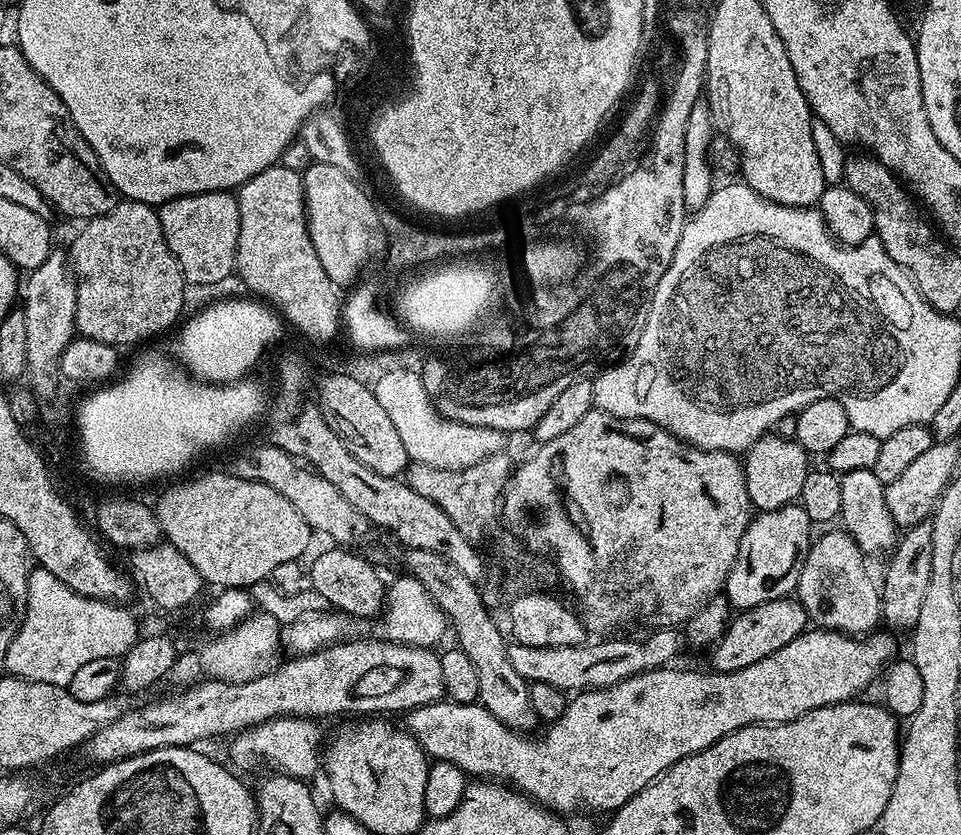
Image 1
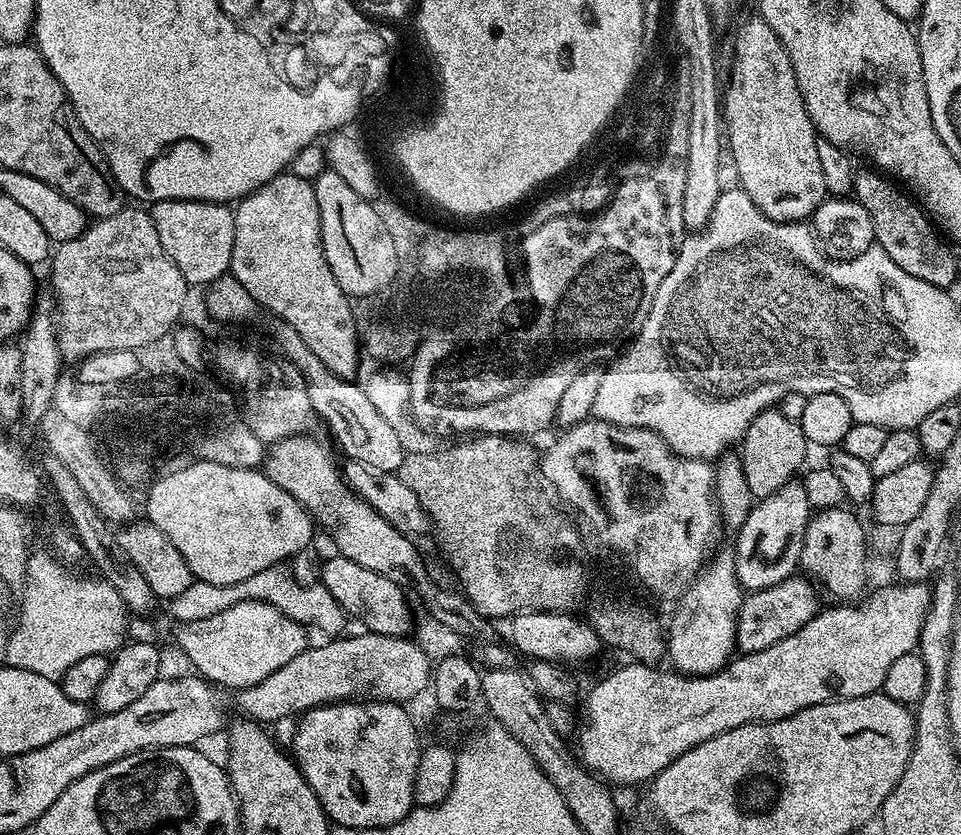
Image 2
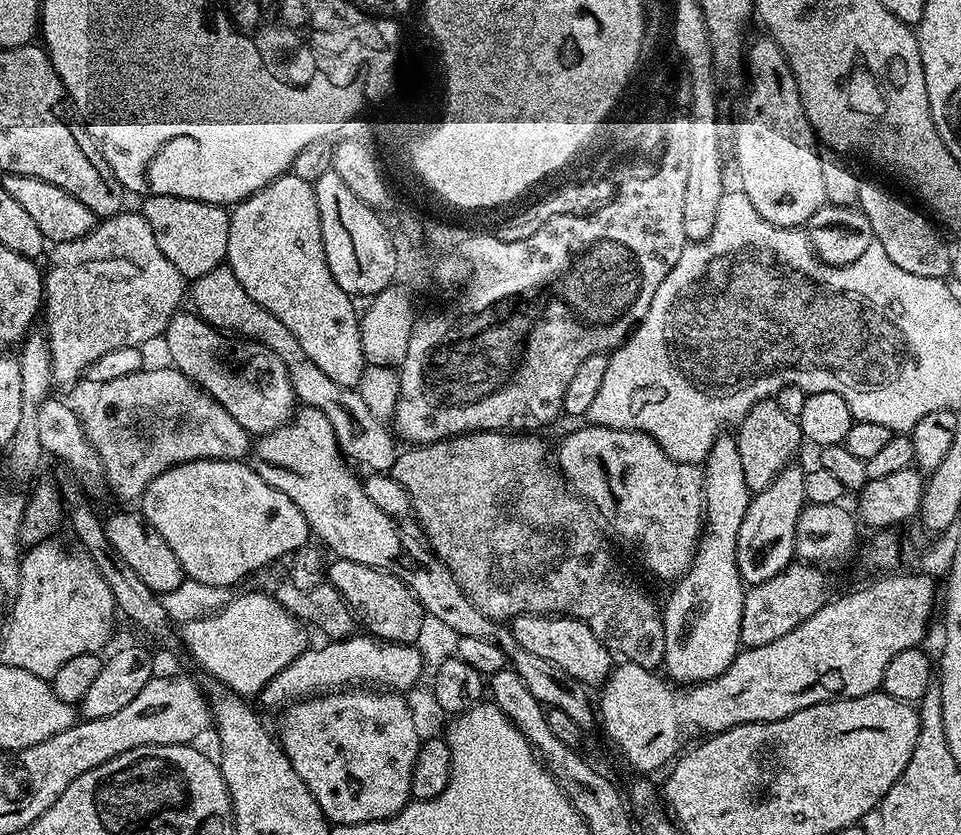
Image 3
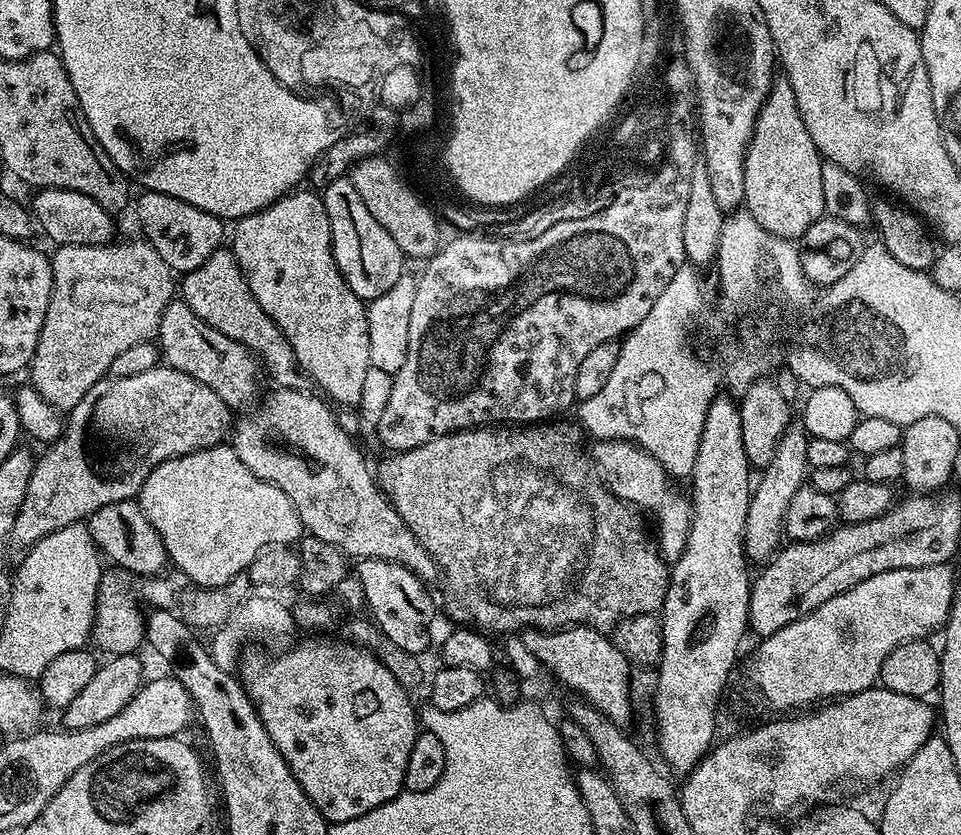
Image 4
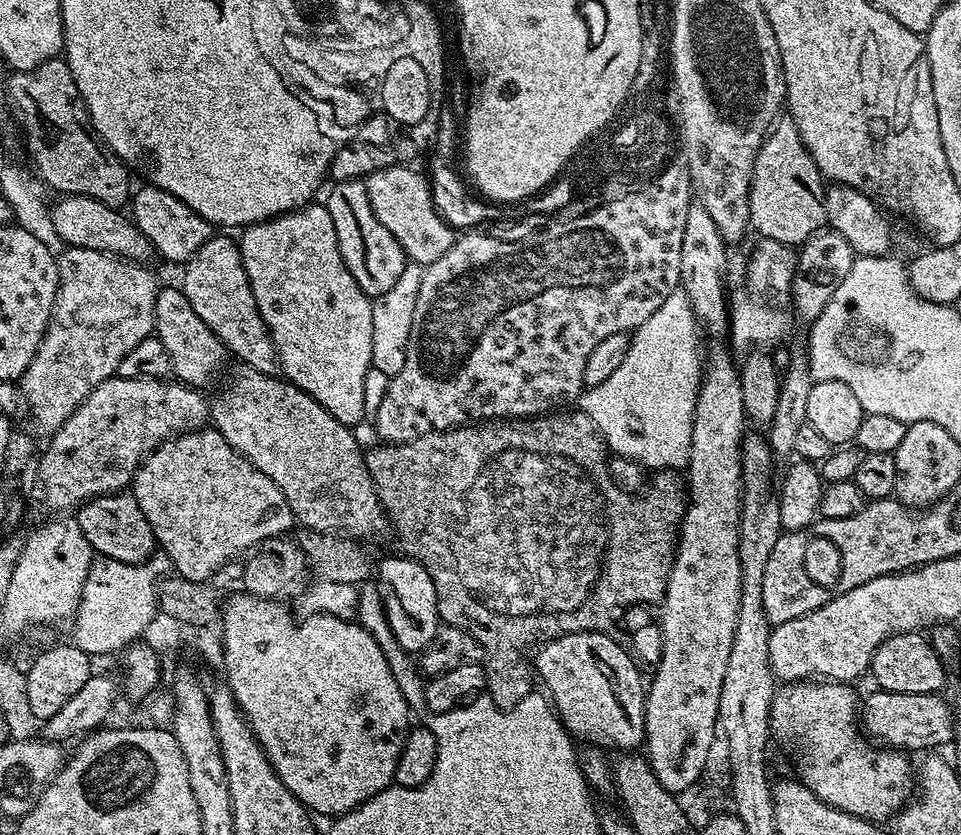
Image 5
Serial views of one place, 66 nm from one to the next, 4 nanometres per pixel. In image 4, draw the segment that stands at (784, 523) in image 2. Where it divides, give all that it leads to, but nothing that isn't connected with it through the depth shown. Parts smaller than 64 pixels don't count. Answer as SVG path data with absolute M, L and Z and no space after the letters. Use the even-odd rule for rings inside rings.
M793 419L786 426L782 438L776 447L774 458L762 469L752 489L752 501L746 514L746 530L744 531L744 557L756 566L763 566L780 551L784 536L784 519L790 510L790 502L794 494L805 487L810 465L806 458L806 446L810 437L804 429L803 419Z

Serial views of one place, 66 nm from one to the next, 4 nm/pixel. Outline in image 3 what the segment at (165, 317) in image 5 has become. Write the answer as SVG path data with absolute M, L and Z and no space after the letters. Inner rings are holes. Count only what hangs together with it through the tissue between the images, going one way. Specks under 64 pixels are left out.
M181 310L173 314L170 322L166 326L162 337L162 343L168 347L168 356L171 363L182 374L186 374L195 384L199 384L204 391L209 392L215 400L223 406L232 417L253 437L259 438L272 432L275 428L282 428L289 420L292 419L298 408L298 397L292 383L288 377L288 368L281 362L269 348L260 348L260 388L243 372L240 368L231 368L224 361L224 344L221 333L217 329L211 328L195 311Z

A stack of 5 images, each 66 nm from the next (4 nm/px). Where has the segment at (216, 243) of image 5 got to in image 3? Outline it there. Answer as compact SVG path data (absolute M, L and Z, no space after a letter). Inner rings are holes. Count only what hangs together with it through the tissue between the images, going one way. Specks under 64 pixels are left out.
M215 268L210 274L194 281L190 288L190 304L196 315L202 317L211 328L224 334L237 332L248 340L257 340L260 348L269 348L287 366L292 389L295 390L299 401L326 414L336 440L340 443L341 452L353 465L361 464L368 472L391 473L398 455L398 447L396 448L397 437L390 431L389 425L372 413L370 406L362 400L356 388L338 386L334 378L326 378L326 374L322 374L322 370L318 370L318 366L310 362L306 350L298 346L298 338L294 338L294 334L290 334L290 330L286 330L286 326L282 326L282 322L278 322L274 314L258 306L258 302L254 302L254 298L246 294L246 290L242 290L242 282L234 278L231 268Z

